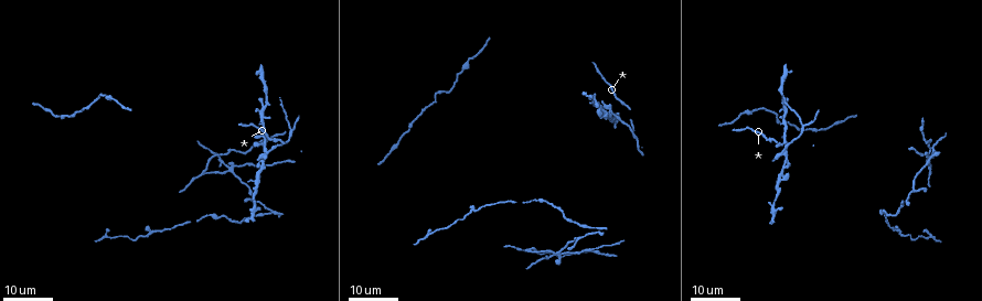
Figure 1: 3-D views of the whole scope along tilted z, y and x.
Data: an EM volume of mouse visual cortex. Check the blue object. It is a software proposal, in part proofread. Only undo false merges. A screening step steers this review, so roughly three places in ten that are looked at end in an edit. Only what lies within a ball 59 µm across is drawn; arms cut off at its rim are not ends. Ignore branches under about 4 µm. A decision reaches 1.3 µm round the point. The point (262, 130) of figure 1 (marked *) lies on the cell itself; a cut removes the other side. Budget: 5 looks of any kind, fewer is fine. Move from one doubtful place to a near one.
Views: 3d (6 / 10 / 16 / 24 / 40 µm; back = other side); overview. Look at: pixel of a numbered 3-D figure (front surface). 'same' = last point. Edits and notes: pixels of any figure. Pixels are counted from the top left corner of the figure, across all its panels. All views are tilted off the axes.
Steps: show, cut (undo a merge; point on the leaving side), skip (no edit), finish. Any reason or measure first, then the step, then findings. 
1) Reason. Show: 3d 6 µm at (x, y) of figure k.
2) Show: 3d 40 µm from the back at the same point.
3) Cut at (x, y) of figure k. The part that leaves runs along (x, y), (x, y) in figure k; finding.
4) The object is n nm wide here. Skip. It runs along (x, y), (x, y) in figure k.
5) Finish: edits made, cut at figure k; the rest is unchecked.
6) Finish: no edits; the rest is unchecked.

Show: 3d 24 µm at (785, 179) of figure 1.

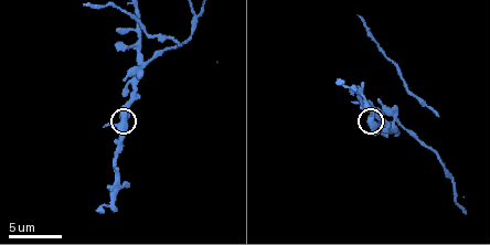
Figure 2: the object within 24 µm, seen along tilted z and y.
Zoom in. Show: 3d 10 µm at (370, 121) of figure 2.

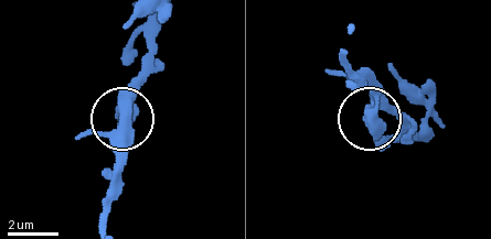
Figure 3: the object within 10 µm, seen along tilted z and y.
The object is 380 nm wide here. Skip. Continuous, no second cell.

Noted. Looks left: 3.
Four-way junction. Show: 3d 10 µm at (141, 62) of figure 2.

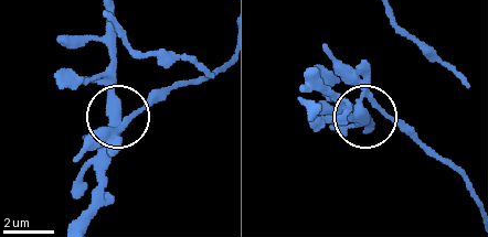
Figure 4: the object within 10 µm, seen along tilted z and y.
The side arm is 19 µm long. Skip. One cell here.

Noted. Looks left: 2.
Four or more arms meet. Show: 3d 16 µm at (558, 254) of figure 1.

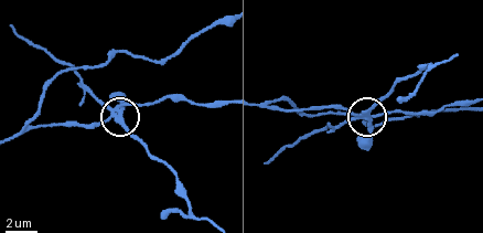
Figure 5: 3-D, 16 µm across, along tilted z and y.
Show: 3d 10 µm at (111, 118) of figure 5.

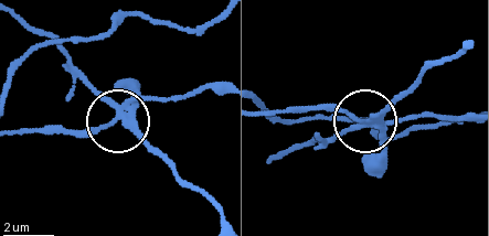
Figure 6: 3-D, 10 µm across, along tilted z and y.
The side arm is 29 µm long. Cut at (129, 86) of figure 6. The part that leaves runs along (124, 113), (223, 225) in figure 6; a second cell is stuck on.

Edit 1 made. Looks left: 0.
Finish: edits made, cut at figure 6; the rest is unchecked.

